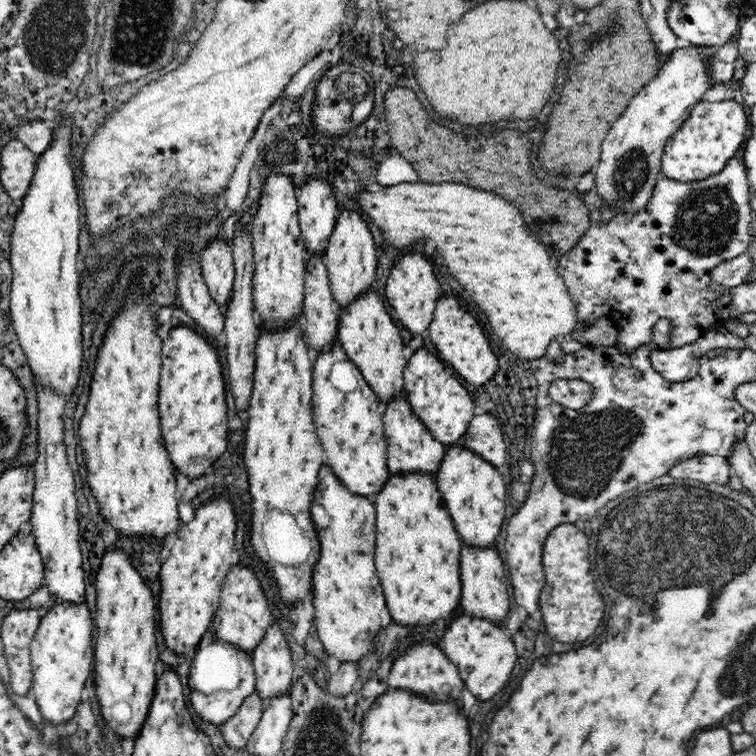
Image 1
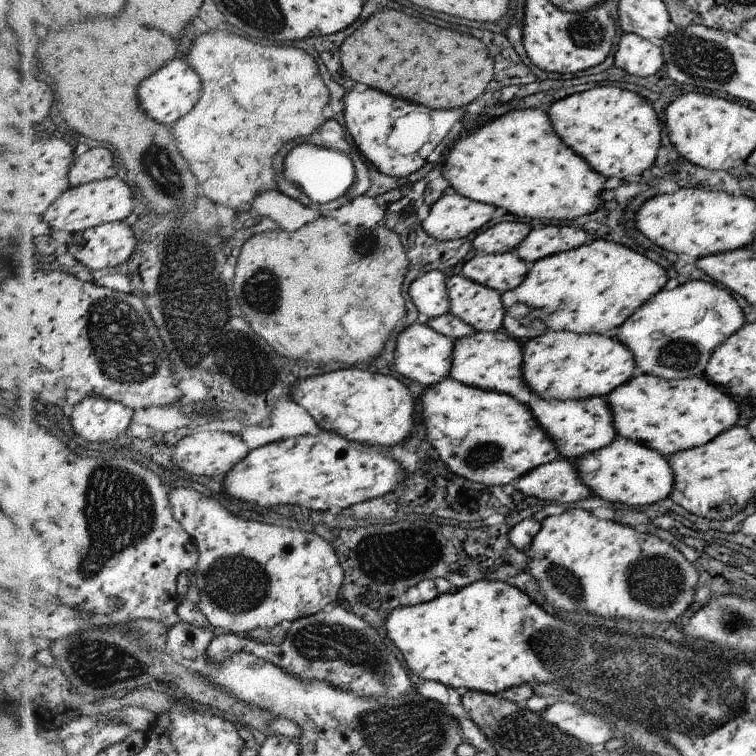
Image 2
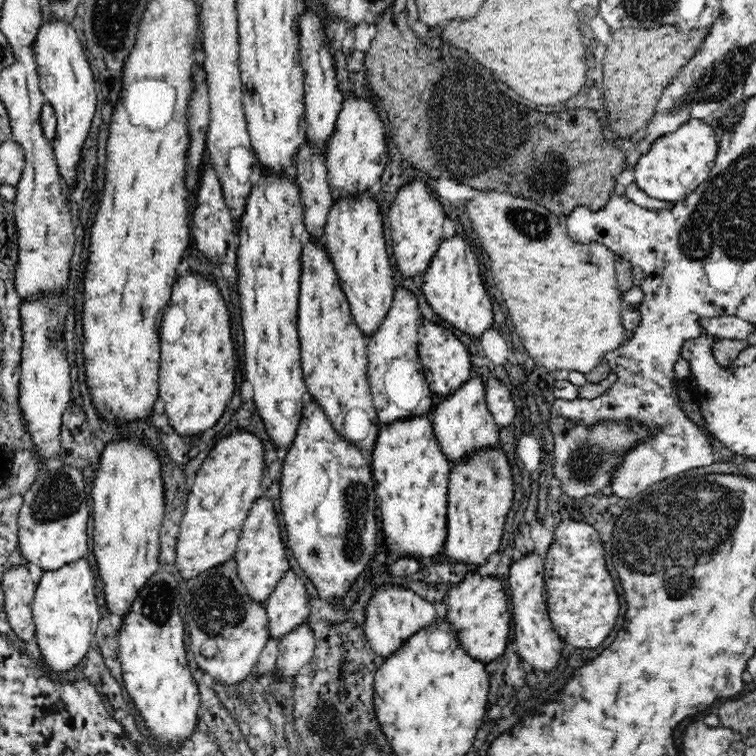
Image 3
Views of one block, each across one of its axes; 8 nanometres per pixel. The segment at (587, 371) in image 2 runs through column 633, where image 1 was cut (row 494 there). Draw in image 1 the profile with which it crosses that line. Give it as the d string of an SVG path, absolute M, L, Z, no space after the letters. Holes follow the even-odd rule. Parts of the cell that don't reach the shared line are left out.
M338 342L328 351L318 351L312 390L313 423L332 473L351 494L366 497L378 494L388 479L392 478L387 465L387 440L383 423L386 406L379 402L360 369L351 362Z

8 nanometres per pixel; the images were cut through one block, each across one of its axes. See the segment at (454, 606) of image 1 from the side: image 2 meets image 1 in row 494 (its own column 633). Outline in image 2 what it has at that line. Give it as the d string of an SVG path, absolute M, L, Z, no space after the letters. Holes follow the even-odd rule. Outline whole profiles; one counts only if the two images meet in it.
M642 373L607 396L618 436L642 442L667 458L709 443L738 420L738 406L732 397L705 376L668 380Z

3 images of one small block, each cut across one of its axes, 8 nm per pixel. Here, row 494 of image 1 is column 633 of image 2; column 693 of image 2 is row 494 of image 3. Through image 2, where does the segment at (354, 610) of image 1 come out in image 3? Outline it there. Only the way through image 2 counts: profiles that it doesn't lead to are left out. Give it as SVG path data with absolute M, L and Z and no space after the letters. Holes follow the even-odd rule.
M305 398L302 419L296 430L296 438L288 448L282 464L280 478L280 498L282 520L286 524L288 546L300 566L300 570L310 578L317 596L321 600L342 598L350 592L356 578L366 570L376 554L376 534L378 534L378 498L376 485L360 448L343 440L328 417L315 400Z

